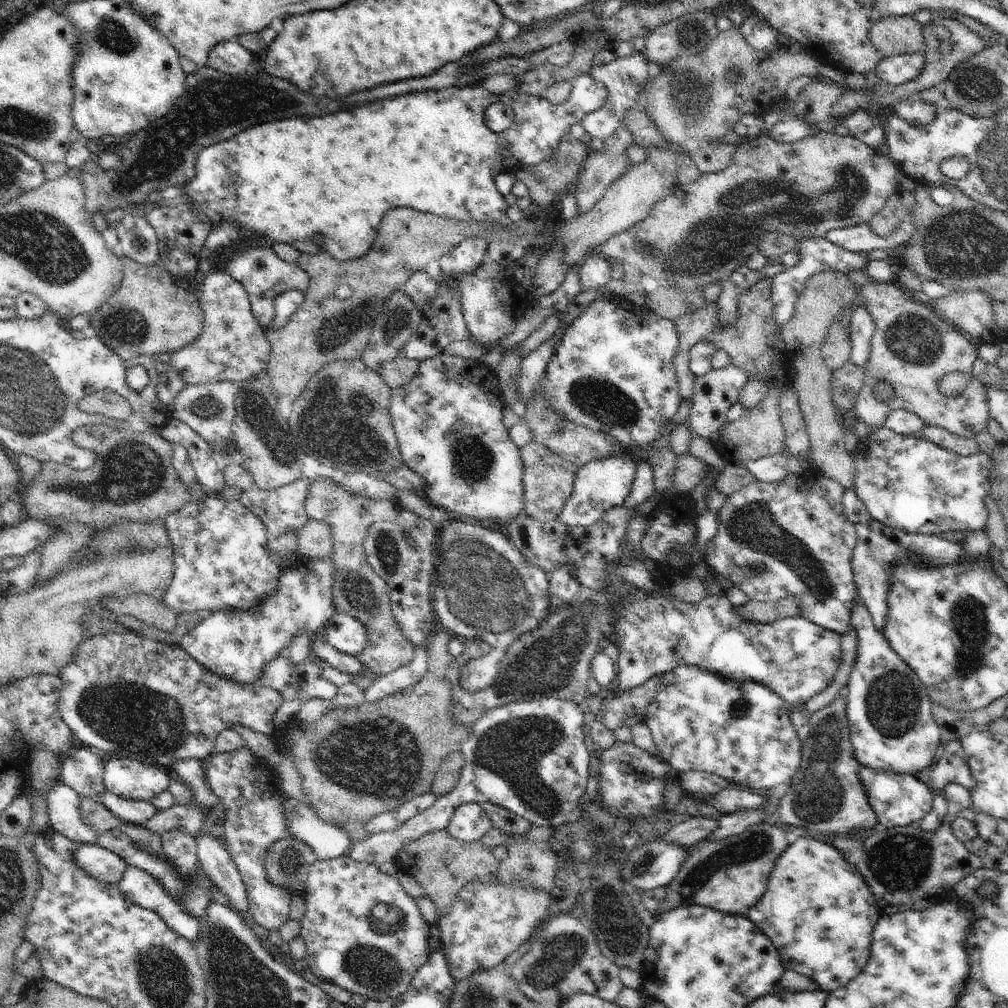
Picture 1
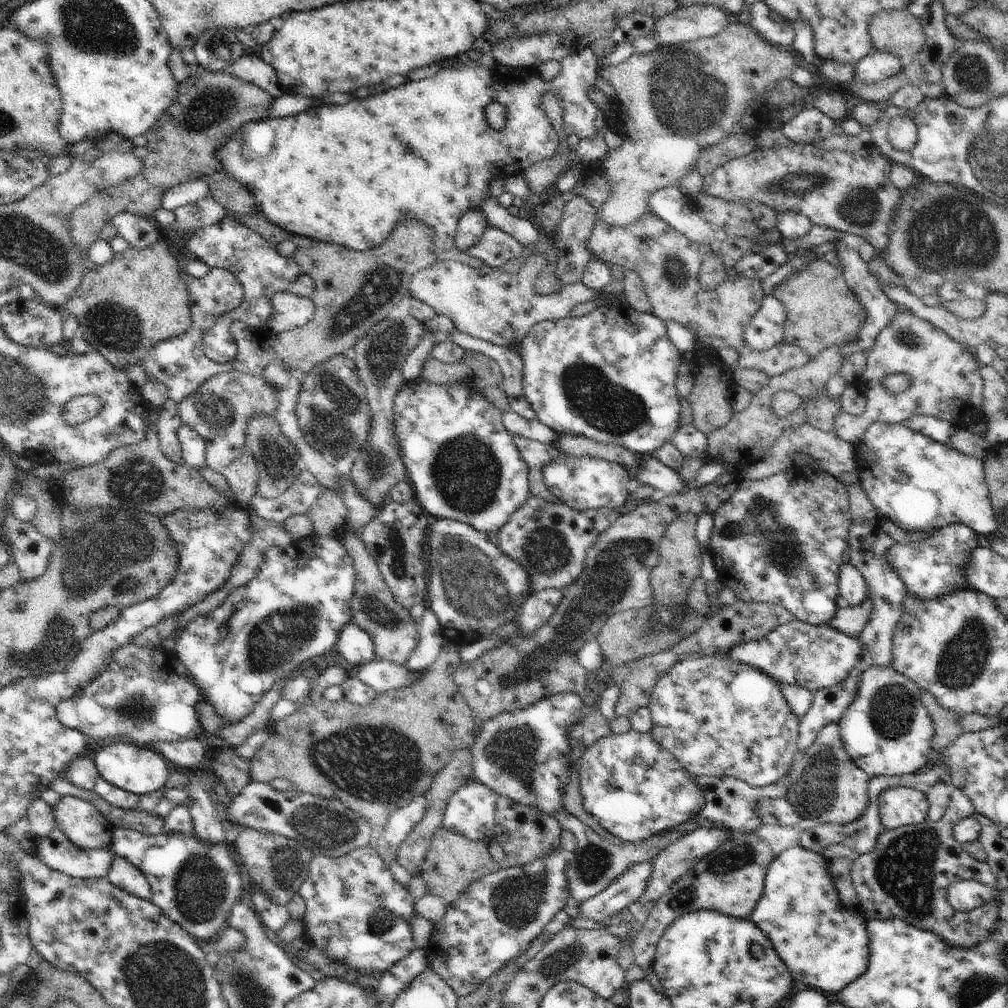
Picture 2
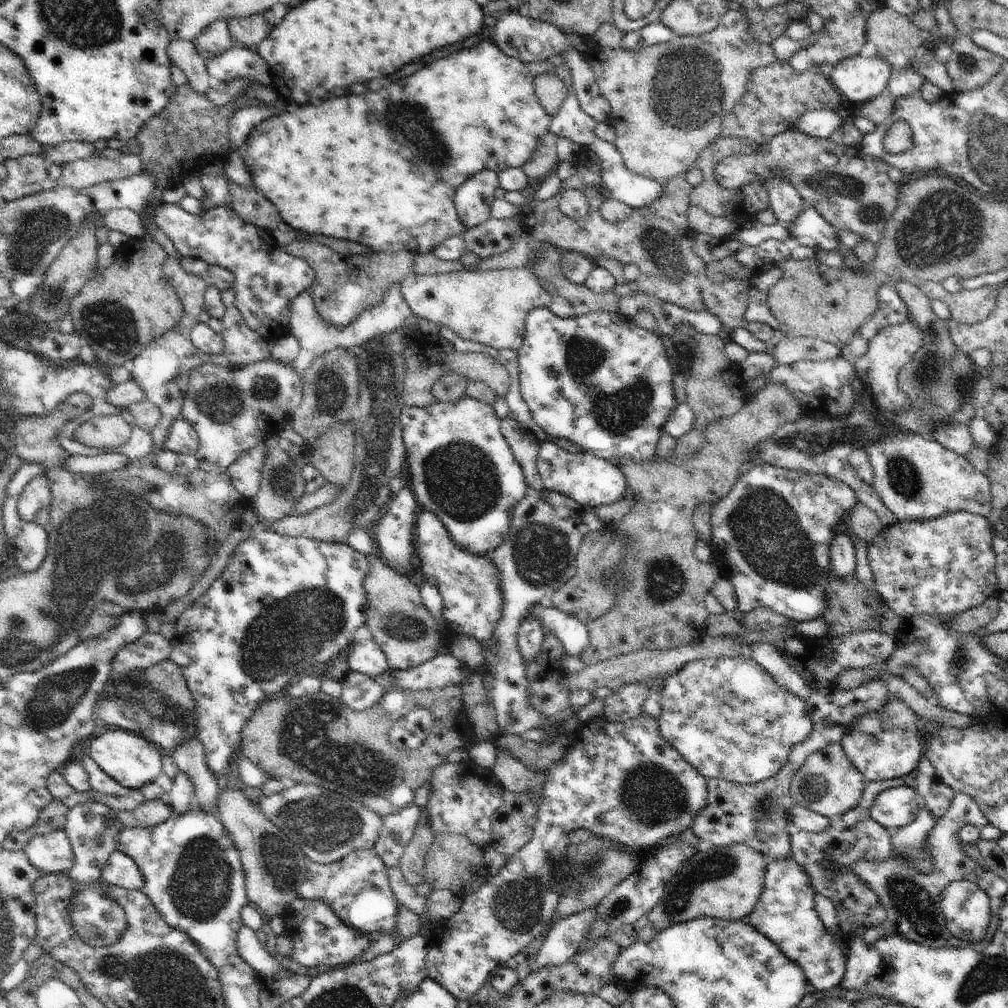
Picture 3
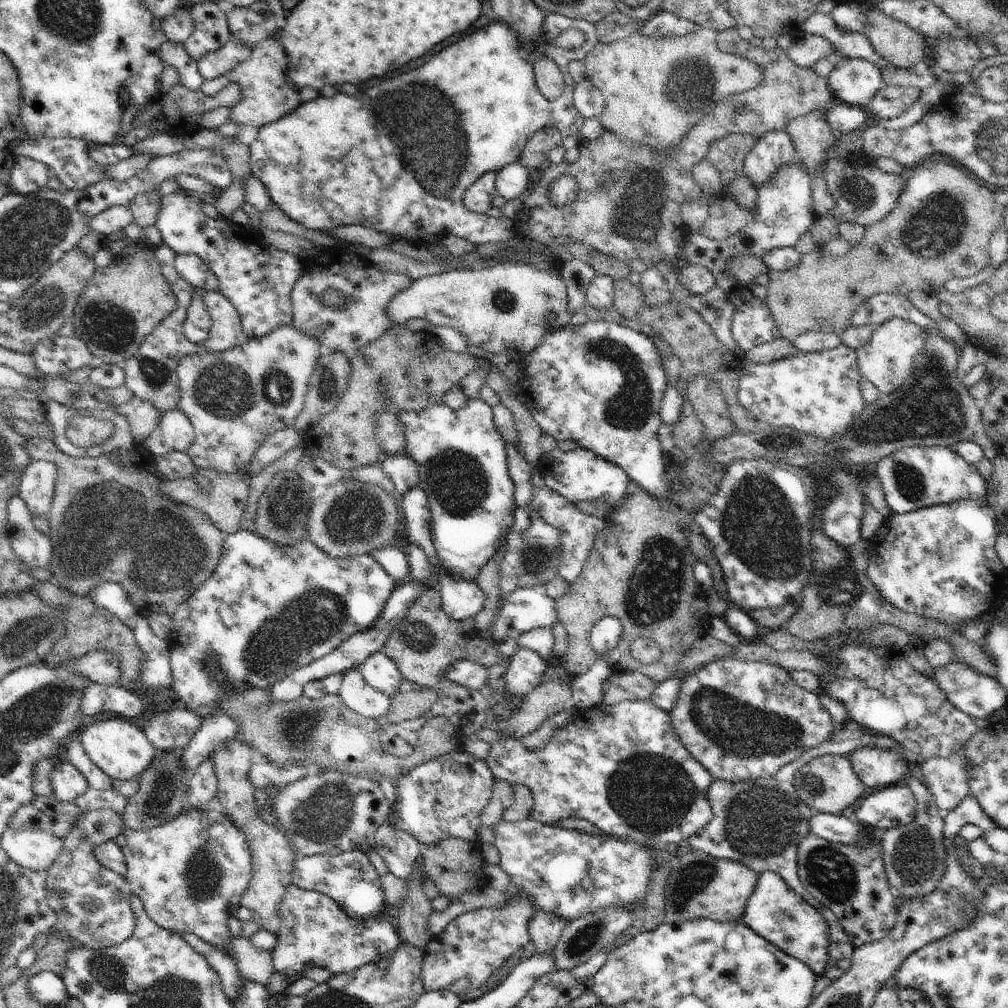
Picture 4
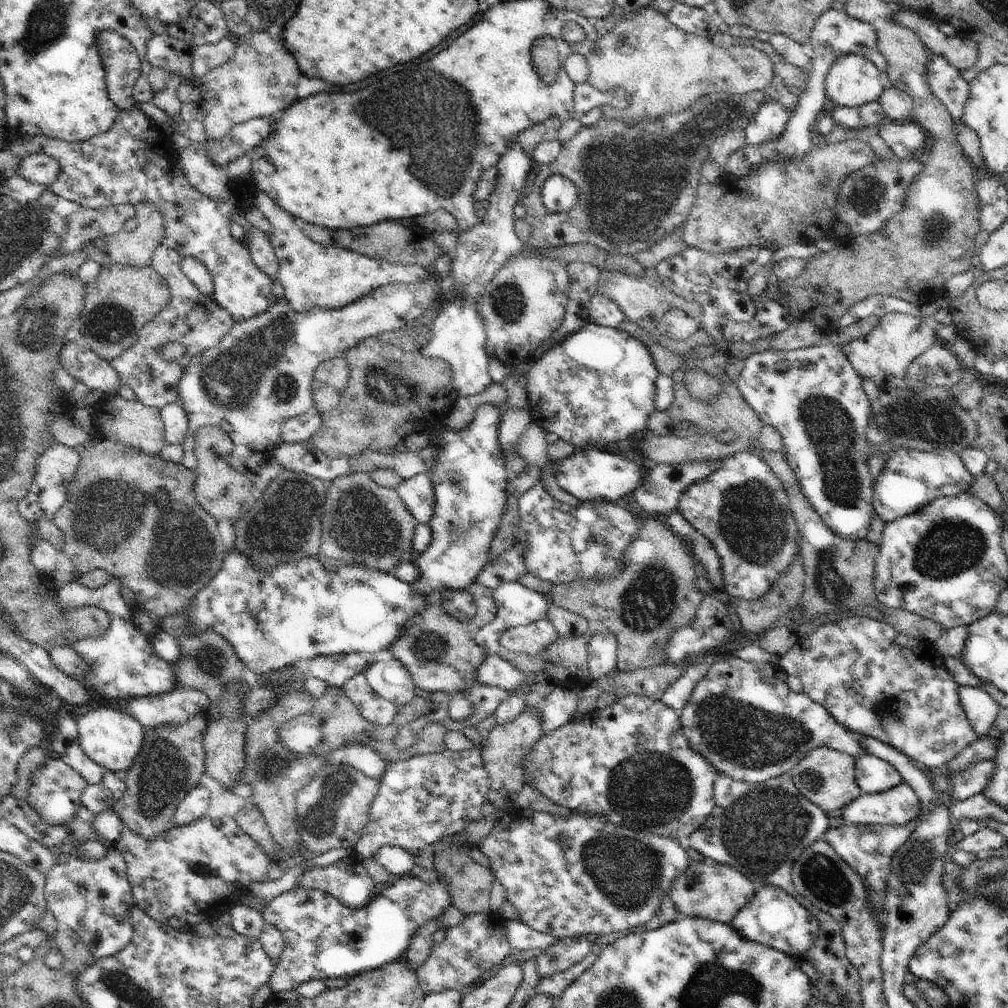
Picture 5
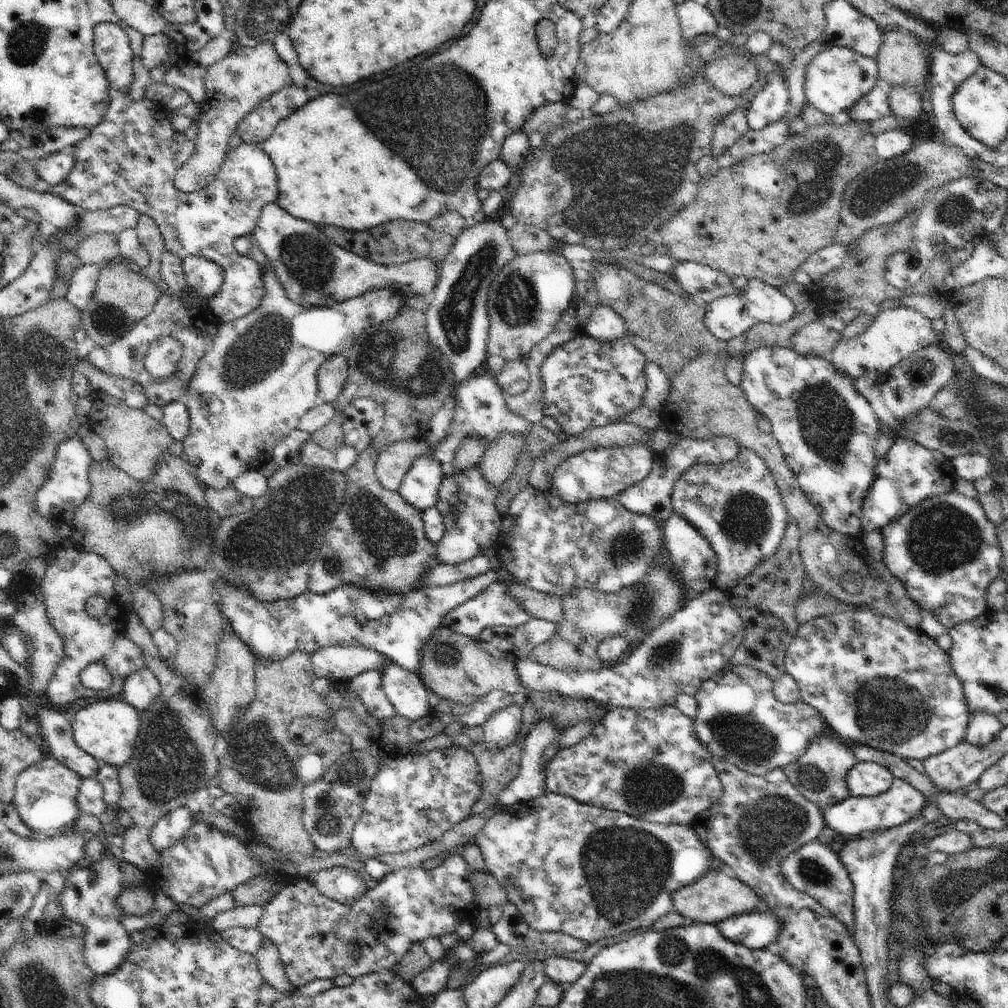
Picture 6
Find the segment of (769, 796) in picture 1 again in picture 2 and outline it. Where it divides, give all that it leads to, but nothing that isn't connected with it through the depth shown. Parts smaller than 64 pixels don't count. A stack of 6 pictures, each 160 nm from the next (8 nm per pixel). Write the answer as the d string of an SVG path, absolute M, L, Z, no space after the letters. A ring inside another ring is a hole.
M714 826L713 828L699 827L692 833L680 837L674 841L668 848L665 848L656 858L652 860L653 871L649 880L648 888L638 898L643 903L648 900L656 902L681 876L692 870L702 858L708 853L714 852L721 844L724 844L731 838L729 828Z

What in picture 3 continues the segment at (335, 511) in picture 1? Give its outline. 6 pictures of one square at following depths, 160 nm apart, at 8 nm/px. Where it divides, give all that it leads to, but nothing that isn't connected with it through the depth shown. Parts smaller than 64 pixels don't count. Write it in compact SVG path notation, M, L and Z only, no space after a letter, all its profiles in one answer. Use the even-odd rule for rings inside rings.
M368 554L370 572L364 580L366 590L366 626L374 642L387 657L390 669L410 670L436 656L440 640L444 634L438 632L438 622L430 610L422 604L421 593L406 576L393 572L385 562L373 554Z

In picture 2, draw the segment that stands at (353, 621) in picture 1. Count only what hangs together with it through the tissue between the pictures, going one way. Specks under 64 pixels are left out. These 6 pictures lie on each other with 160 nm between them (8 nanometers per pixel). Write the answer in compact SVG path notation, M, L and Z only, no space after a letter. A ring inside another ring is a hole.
M350 621L342 627L334 650L344 658L344 665L347 667L375 658L375 646L371 636Z

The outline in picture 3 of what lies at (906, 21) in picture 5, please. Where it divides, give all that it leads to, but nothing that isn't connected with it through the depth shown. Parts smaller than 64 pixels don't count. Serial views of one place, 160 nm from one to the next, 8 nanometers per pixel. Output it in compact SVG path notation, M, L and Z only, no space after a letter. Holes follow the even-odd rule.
M968 35L958 36L951 48L952 54L945 66L955 93L984 86L1007 62L1002 56L976 46Z

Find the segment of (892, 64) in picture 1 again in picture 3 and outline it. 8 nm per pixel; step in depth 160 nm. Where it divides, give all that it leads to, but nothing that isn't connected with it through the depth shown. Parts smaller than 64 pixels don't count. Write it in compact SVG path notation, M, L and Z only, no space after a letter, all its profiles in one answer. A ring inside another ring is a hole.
M862 54L855 55L835 65L830 77L831 83L838 90L840 95L844 95L850 102L869 102L872 98L881 95L887 88L893 67L879 55L865 57Z

